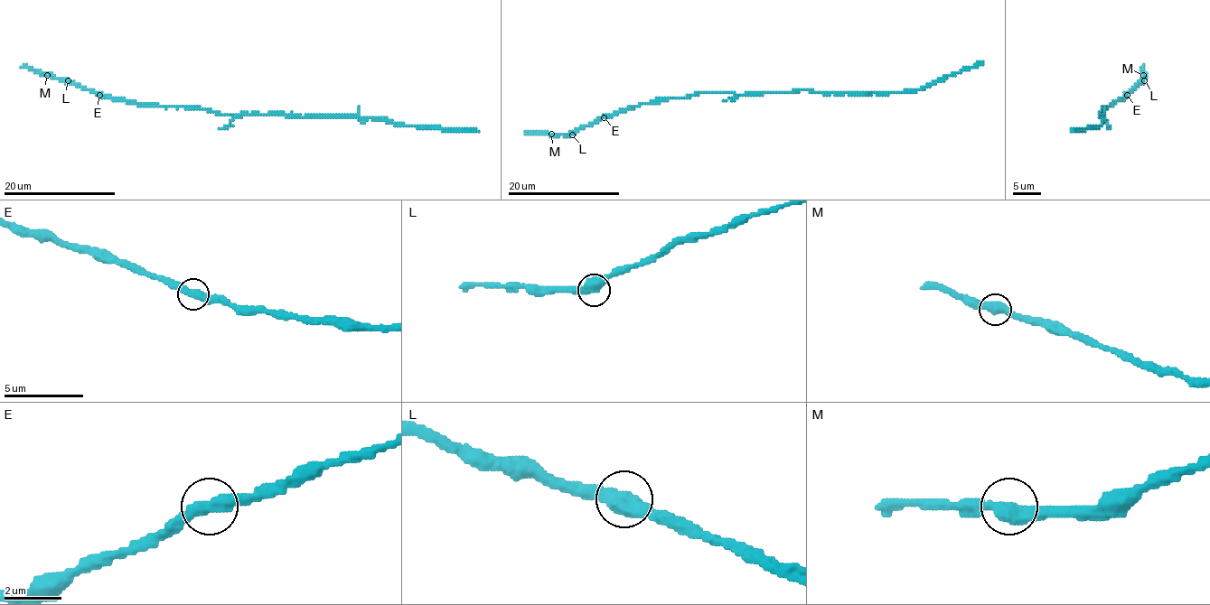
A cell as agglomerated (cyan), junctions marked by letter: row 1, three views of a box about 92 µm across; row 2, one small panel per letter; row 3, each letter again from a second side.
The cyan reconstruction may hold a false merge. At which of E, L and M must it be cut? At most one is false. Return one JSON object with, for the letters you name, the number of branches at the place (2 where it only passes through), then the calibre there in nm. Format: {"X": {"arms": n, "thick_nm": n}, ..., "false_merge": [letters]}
{"false_merge": []}

